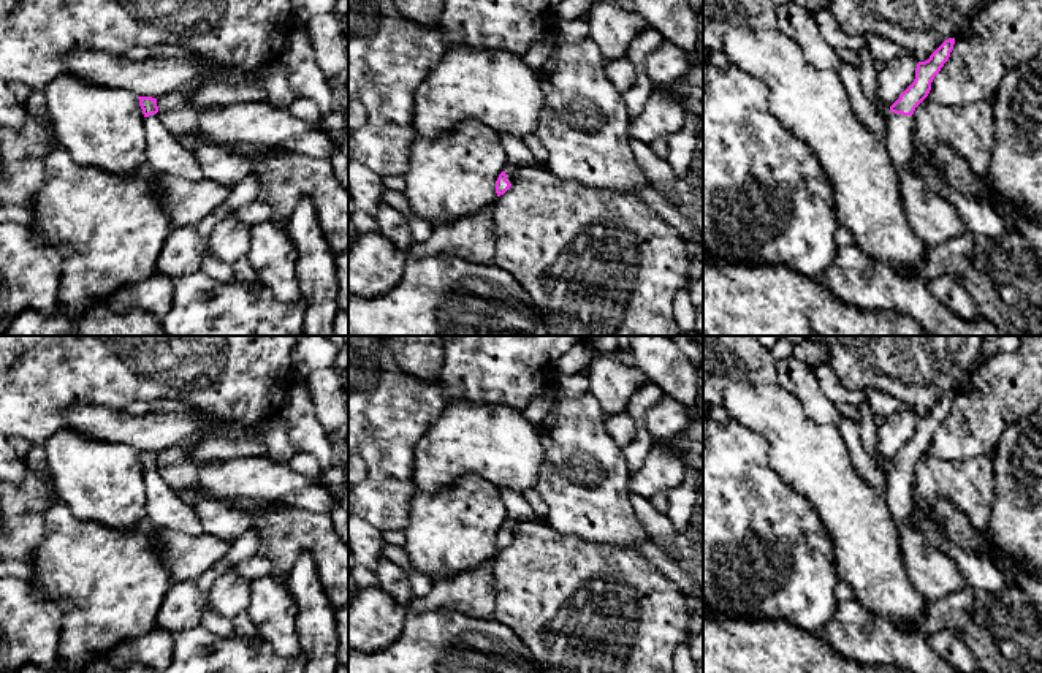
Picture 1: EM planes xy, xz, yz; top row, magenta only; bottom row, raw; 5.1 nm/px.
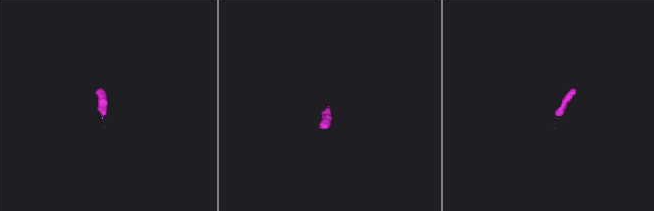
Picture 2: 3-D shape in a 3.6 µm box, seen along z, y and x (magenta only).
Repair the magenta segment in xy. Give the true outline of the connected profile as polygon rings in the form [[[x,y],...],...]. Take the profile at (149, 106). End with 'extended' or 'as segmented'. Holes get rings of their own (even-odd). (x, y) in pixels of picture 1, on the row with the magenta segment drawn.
[[[138,97],[146,125],[147,168],[173,177],[201,181],[203,171],[192,150],[185,149],[162,124],[157,98]]]; extended

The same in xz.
[[[507,165],[507,168],[499,174],[496,181],[496,193],[497,196],[504,195],[513,185],[515,168]]]; extended

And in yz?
[[[955,38],[945,40],[925,62],[918,62],[914,82],[890,106],[882,141],[896,169],[911,169],[914,146],[914,111],[928,97],[934,76],[949,60]]]; extended

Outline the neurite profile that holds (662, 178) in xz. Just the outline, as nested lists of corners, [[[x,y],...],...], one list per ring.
[[[630,139],[632,152],[651,185],[681,209],[700,217],[703,204],[686,190],[665,158],[657,157],[649,144]]]

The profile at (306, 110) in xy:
[[[295,97],[293,101],[287,106],[287,111],[298,117],[299,120],[304,120],[307,124],[320,124],[323,116],[318,108],[318,105],[309,98],[304,97]]]

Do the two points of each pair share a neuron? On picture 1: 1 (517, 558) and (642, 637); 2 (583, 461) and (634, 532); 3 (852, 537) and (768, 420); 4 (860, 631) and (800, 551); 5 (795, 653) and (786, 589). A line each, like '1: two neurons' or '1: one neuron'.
1: one neuron
2: one neuron
3: one neuron
4: two neurons
5: two neurons

